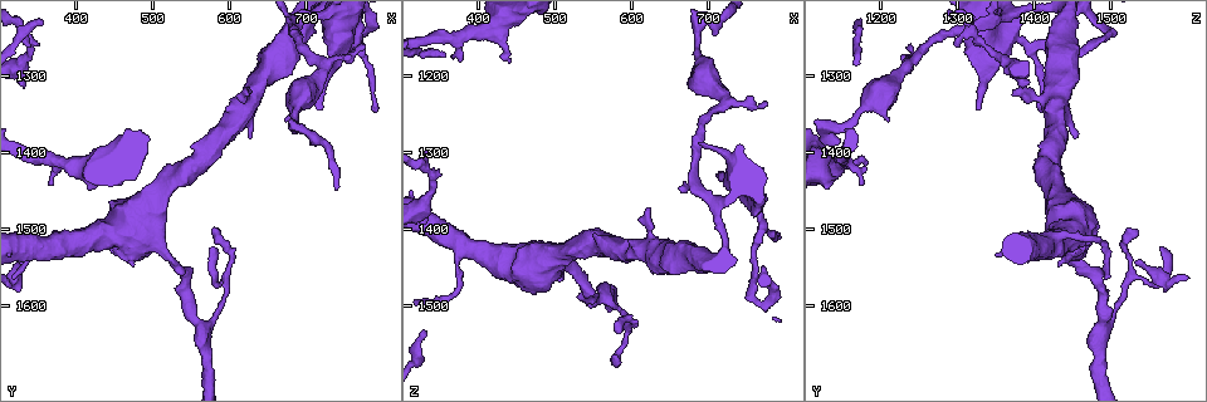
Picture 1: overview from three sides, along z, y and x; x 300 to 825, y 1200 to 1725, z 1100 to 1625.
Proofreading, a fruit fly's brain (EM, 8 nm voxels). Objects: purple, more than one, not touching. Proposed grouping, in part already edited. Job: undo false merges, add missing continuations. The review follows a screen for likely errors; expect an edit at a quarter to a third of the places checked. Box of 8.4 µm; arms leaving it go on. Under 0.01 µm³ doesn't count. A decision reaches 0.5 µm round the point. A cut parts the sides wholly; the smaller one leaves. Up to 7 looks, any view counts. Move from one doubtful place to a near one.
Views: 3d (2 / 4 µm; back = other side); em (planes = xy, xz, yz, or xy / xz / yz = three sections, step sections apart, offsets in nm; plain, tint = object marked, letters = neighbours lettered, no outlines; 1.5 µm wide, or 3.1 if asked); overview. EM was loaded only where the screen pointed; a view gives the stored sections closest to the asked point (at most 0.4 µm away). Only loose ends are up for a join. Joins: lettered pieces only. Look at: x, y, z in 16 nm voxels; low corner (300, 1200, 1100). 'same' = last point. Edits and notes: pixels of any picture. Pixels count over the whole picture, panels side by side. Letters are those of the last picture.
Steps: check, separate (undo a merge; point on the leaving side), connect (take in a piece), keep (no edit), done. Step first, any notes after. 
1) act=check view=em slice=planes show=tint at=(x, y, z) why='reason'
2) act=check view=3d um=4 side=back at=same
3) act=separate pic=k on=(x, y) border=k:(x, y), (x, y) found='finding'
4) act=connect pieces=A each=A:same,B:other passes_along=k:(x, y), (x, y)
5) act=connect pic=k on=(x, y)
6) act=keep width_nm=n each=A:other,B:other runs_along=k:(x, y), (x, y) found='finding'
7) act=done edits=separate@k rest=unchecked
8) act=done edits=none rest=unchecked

act=check view=3d um=4 at=(765, 1245, 1500) why='sharp bend'

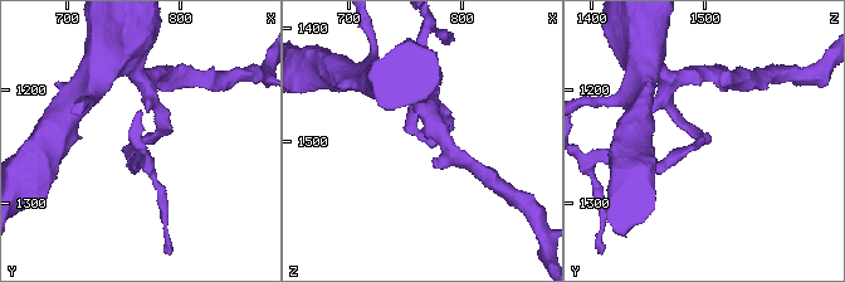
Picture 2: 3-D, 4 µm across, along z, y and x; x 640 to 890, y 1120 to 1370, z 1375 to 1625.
act=check view=em slice=yz step=4 show=tint at=(768, 1242, 1498)

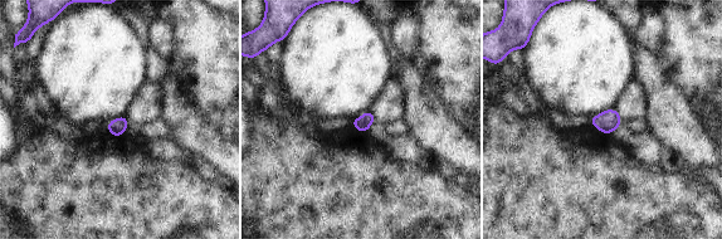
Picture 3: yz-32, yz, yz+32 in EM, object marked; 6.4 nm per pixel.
act=check view=em slice=planes show=letters at=same

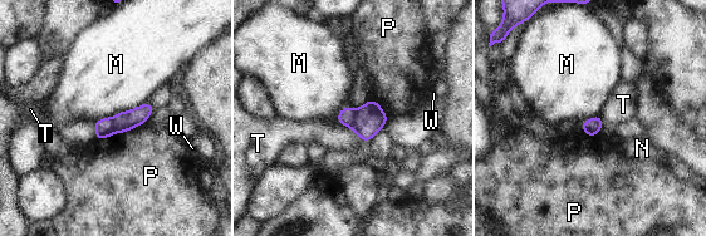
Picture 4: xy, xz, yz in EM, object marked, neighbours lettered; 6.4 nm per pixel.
act=separate pic=4 on=(346, 116) each=M:other,N:other,P:other,T:other,W:other border=4:(354, 109), (354, 117), (349, 126) found='two neurons meet here'

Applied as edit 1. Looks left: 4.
act=check view=overview why='redraw'

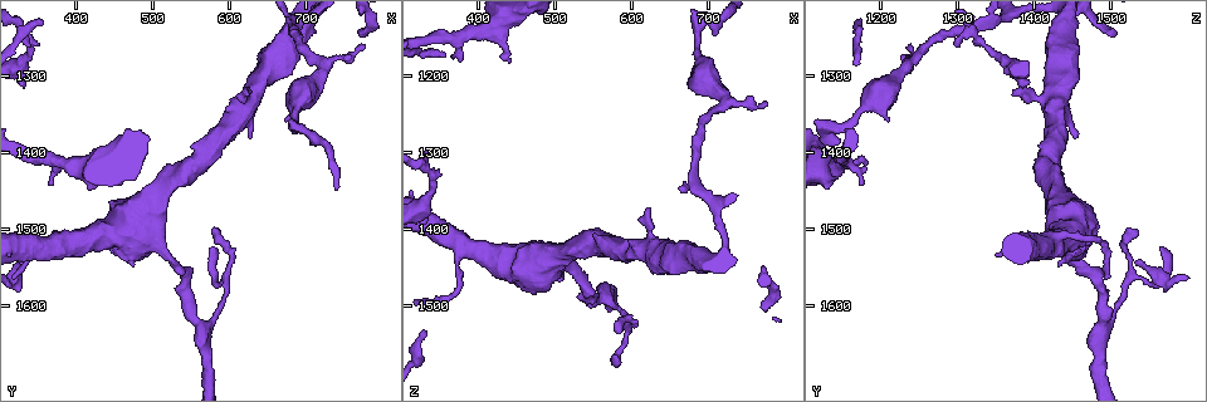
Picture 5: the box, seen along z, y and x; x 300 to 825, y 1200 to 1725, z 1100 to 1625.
act=check view=em slice=planes show=tint at=(775, 1260, 1235) why='thin end'

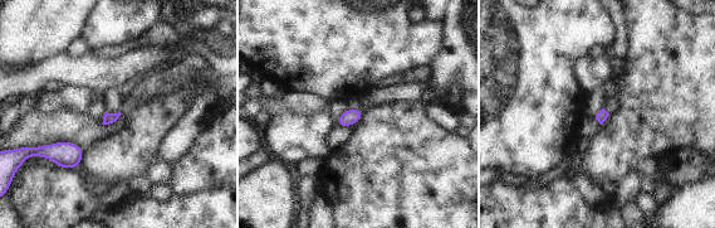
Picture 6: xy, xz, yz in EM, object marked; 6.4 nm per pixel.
act=check view=em slice=planes show=letters at=same why='see the neighbours'

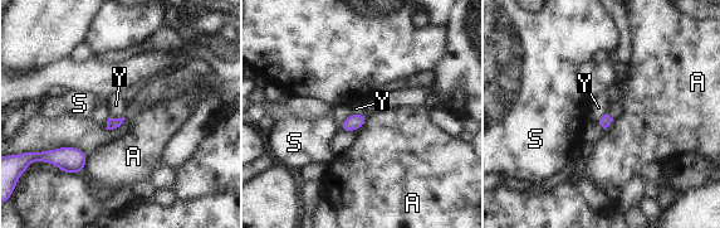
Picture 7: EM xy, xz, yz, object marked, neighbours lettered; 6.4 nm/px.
act=keep each=A:other,S:other,Y:other border=7:(109, 116), (123, 117) found='none of them fits'

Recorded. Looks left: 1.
act=done edits=separate@4 rest=unchecked

